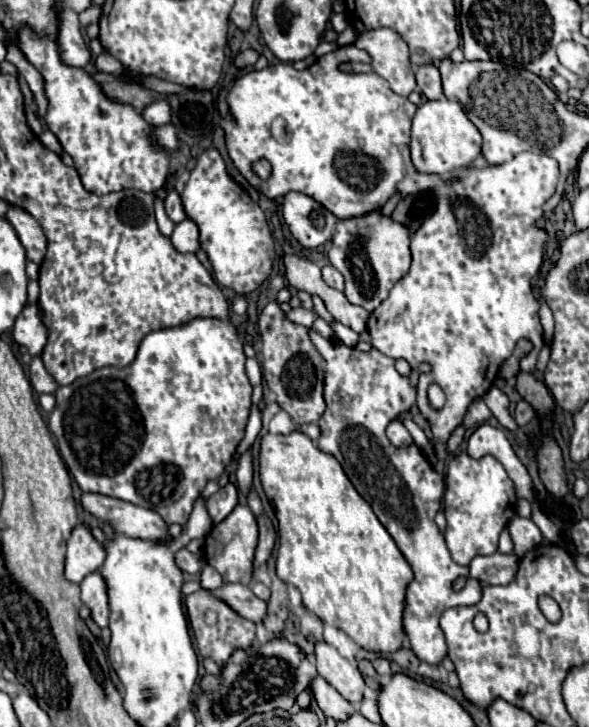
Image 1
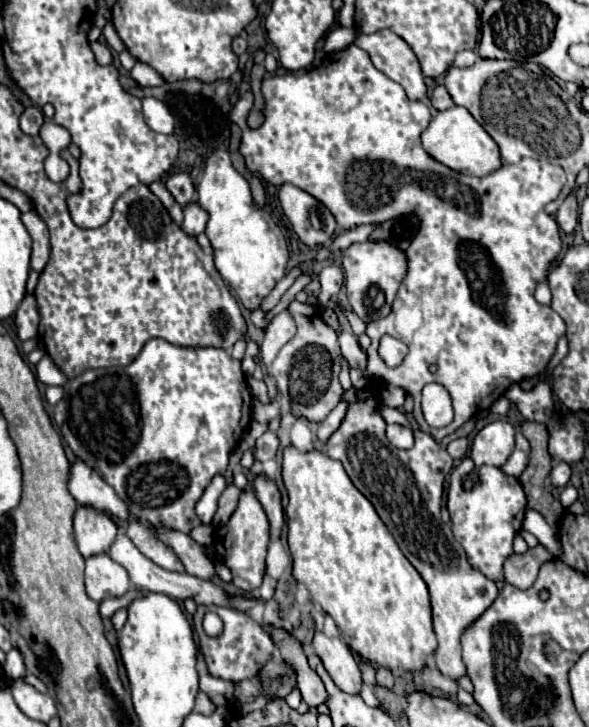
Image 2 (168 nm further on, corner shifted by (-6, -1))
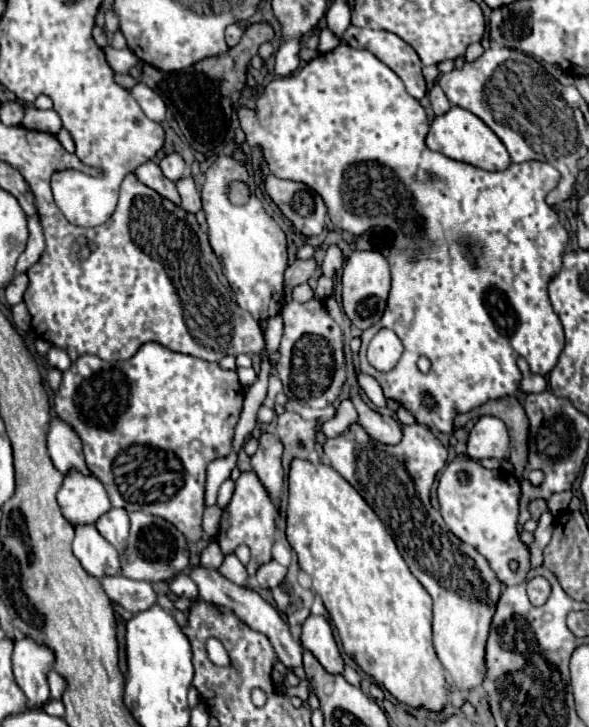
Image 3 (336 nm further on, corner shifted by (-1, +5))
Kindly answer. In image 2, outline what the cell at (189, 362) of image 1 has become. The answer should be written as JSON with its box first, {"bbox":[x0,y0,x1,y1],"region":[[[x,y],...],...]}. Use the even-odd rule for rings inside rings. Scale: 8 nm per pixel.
{"bbox":[54,338,252,534],"region":[[[160,338],[148,340],[144,344],[142,352],[138,354],[138,358],[134,362],[130,362],[126,368],[122,366],[122,368],[86,370],[84,374],[76,376],[74,380],[68,380],[64,384],[64,400],[60,400],[54,408],[54,422],[58,424],[66,444],[70,446],[74,456],[78,456],[80,460],[84,460],[88,464],[90,464],[90,460],[94,462],[94,470],[116,490],[118,498],[128,506],[130,514],[134,514],[138,520],[150,522],[152,526],[170,528],[170,530],[178,530],[184,534],[190,534],[192,528],[200,526],[200,520],[194,512],[194,506],[200,500],[204,488],[210,484],[210,480],[216,474],[226,472],[230,452],[234,450],[234,446],[240,438],[240,432],[246,432],[250,420],[252,420],[252,396],[246,388],[246,376],[244,376],[238,360],[232,360],[228,356],[228,352],[220,350],[220,348],[180,348],[180,346],[174,346],[174,344],[160,340]]]}

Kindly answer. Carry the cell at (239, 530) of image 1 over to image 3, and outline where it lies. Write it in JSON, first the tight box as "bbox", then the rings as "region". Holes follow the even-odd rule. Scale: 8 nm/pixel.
{"bbox":[217,472,275,578],"region":[[[241,472],[239,480],[235,484],[237,486],[235,486],[233,498],[231,498],[229,506],[223,510],[225,526],[221,522],[217,542],[225,556],[233,554],[237,546],[247,544],[251,550],[251,560],[245,568],[247,568],[247,574],[253,578],[257,568],[271,560],[271,546],[273,546],[273,532],[275,532],[275,506],[273,506],[269,494],[265,492],[265,488],[261,486],[259,478],[255,476],[255,472]]]}

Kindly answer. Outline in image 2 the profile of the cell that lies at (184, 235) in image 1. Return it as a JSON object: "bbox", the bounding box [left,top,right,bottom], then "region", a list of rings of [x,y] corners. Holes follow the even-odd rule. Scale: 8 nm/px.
{"bbox":[182,202,208,236],"region":[[[190,202],[188,206],[184,206],[184,222],[182,222],[182,228],[192,234],[192,236],[198,236],[204,232],[206,228],[206,222],[208,222],[208,212],[204,208],[198,206],[198,202]]]}

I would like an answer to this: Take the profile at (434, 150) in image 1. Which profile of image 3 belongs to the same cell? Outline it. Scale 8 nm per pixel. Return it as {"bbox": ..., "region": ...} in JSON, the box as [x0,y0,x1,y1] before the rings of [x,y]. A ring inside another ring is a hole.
{"bbox":[425,106,511,170],"region":[[[453,106],[449,112],[445,112],[443,116],[437,116],[433,120],[429,134],[425,138],[425,144],[431,150],[437,150],[451,160],[467,162],[467,164],[483,168],[483,170],[505,170],[511,162],[503,142],[475,114],[471,114],[459,106]]]}

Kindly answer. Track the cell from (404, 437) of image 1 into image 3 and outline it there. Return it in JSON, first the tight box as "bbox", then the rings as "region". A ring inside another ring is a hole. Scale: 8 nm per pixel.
{"bbox":[349,386,403,444],"region":[[[351,386],[349,390],[349,396],[351,396],[351,402],[355,404],[357,412],[359,412],[359,424],[369,432],[371,438],[375,438],[377,442],[383,442],[383,444],[399,444],[401,438],[403,438],[403,432],[401,432],[401,424],[391,418],[391,416],[383,416],[375,410],[371,410],[361,394],[359,394],[359,386]]]}

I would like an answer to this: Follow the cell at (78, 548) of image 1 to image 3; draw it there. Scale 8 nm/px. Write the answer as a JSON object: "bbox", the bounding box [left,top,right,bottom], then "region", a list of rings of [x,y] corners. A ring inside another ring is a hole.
{"bbox":[57,472,111,526],"region":[[[79,472],[65,476],[57,502],[71,526],[95,524],[103,512],[111,510],[103,484],[95,476],[83,476]]]}

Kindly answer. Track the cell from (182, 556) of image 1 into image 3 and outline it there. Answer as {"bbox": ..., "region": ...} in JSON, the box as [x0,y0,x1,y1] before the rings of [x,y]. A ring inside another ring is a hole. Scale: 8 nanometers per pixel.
{"bbox":[123,512,189,582],"region":[[[131,512],[129,518],[131,518],[131,532],[127,546],[127,562],[123,562],[123,576],[131,580],[163,582],[189,566],[189,550],[185,536],[173,524],[145,512]]]}

